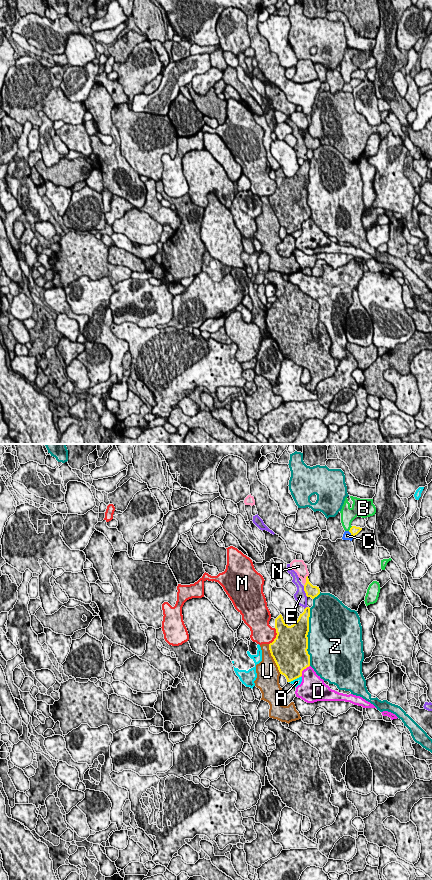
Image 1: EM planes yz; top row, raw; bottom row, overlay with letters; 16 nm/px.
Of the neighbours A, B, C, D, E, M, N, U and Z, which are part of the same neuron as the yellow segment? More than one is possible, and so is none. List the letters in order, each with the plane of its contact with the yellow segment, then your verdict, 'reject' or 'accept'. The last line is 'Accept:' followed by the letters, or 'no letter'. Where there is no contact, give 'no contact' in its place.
A: yz | reject
B: yz | reject
C: yz | accept
D: yz | reject
E: yz | reject
M: yz | reject
N: yz | reject
U: yz | reject
Z: yz | reject
Accept: C

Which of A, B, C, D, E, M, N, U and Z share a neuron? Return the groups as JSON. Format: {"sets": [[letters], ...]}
{"sets": [["A"], ["B", "M"], ["C"], ["D"], ["E"], ["N"], ["U"], ["Z"]]}

